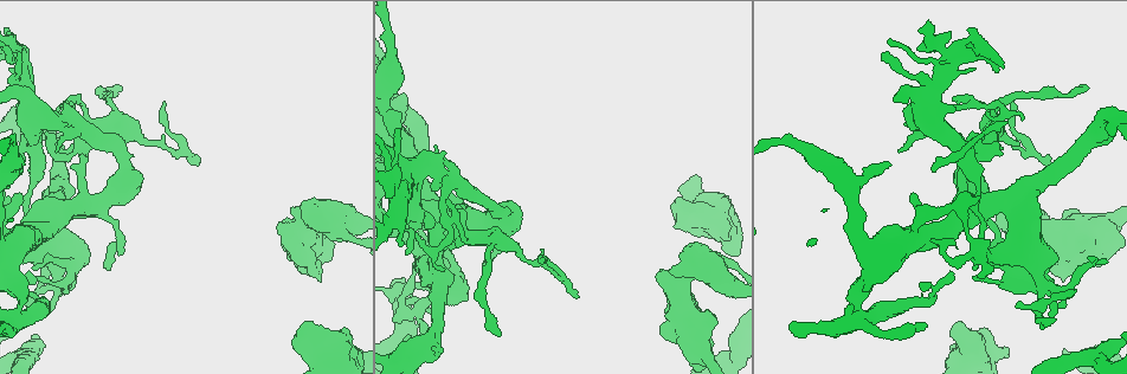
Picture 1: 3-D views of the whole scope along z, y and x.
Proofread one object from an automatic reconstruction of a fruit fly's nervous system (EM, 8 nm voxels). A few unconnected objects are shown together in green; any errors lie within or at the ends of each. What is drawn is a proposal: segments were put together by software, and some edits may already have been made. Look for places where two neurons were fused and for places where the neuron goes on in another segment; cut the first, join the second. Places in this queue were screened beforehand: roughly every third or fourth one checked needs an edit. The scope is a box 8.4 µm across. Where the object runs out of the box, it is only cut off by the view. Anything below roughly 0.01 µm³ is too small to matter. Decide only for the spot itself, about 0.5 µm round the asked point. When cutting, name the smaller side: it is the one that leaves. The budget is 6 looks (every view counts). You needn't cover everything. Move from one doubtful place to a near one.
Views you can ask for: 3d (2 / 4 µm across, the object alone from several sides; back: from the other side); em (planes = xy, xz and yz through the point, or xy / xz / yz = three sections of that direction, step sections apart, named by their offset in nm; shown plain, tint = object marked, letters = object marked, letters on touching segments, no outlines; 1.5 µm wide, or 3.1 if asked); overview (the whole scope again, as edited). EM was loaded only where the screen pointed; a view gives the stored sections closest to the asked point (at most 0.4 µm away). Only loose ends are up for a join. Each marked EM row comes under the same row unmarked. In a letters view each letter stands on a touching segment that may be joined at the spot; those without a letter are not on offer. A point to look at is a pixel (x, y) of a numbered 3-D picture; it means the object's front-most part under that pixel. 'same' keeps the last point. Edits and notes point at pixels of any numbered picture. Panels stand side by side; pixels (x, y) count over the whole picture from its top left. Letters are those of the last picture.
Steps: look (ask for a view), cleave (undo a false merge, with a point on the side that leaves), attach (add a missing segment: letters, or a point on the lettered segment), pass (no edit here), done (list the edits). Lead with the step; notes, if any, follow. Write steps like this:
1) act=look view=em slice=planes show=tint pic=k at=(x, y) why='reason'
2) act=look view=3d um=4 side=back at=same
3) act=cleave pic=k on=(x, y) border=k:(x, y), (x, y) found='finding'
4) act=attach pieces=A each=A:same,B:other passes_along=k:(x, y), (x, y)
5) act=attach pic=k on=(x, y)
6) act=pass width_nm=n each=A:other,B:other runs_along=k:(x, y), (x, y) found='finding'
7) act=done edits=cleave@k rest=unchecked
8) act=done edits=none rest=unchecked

act=look view=em slice=planes show=letters pic=1 at=(1018, 144) why='abrupt turn'

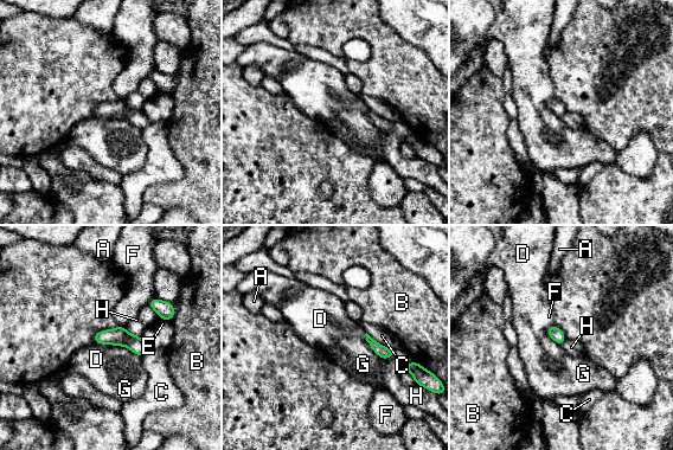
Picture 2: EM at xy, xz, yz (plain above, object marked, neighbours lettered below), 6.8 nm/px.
act=pass each=A:other,B:other,C:other,D:other,E:other,F:other,G:other,H:other border=2:(123, 327), (140, 336) found='continuous, no second neuron'

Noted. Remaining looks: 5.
act=look view=em slice=xy step=8 show=tint pic=1 at=(415, 286) why='sharp bend'

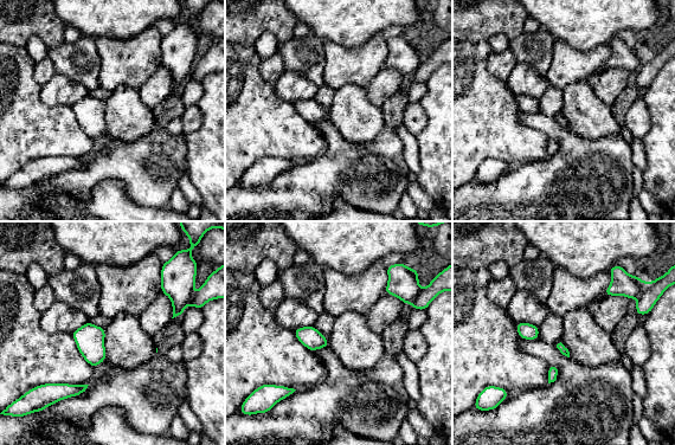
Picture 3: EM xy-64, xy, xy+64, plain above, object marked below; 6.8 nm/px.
act=look view=em slice=planes show=letters at=same why='another direction'

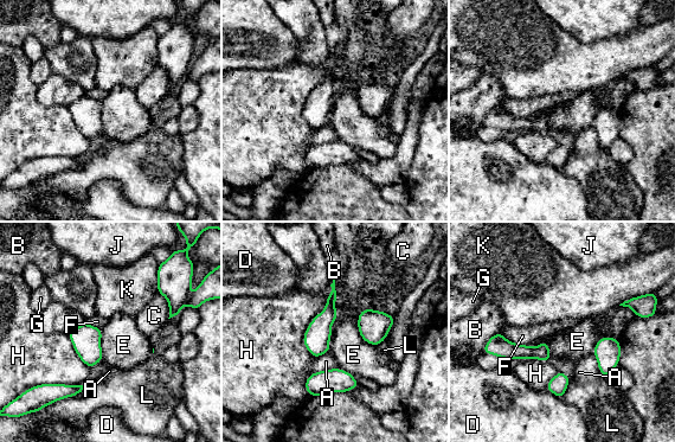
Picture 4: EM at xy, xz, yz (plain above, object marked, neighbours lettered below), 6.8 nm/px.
act=pass each=A:other,B:other,C:other,D:other,E:other,F:other,G:other,H:other,J:other,K:other,L:other runs_along=4:(493, 340), (506, 350), (547, 356) found='one neuron here'

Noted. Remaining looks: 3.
act=look view=3d um=4 pic=1 at=(1069, 208) why='an open end'

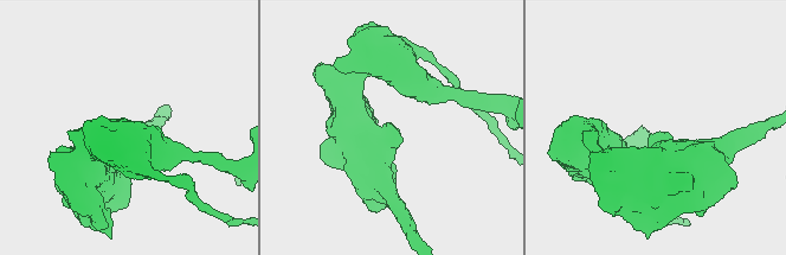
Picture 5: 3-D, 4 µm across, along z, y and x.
act=look view=em slice=yz step=4 show=letters pic=5 at=(397, 133)

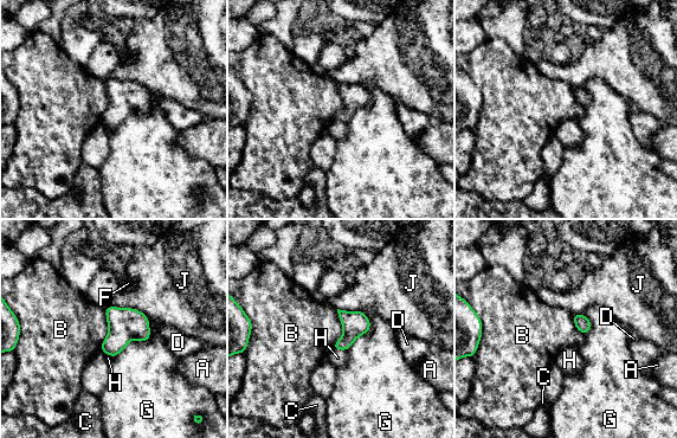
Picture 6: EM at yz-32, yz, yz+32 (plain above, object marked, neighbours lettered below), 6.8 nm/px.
act=look view=em slice=planes show=letters at=same why='another direction'

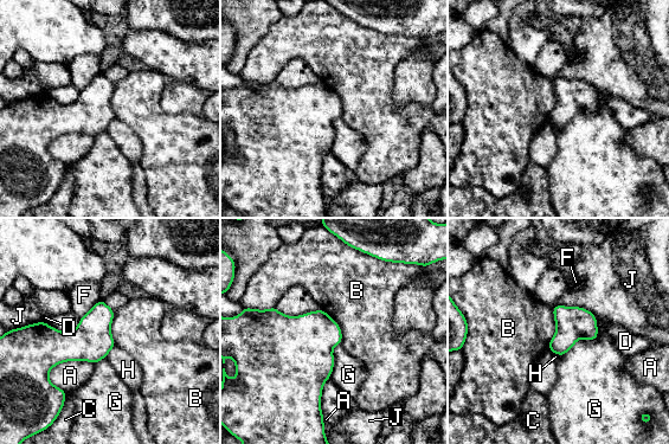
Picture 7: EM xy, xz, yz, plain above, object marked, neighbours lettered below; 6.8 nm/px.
act=pass width_nm=220 each=A:other,B:other,C:other,D:other,F:other,G:other,H:other,J:other border=7:(553, 307), (555, 333), (547, 347) found='none of them fits'

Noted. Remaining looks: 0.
act=done edits=none rest=unchecked

